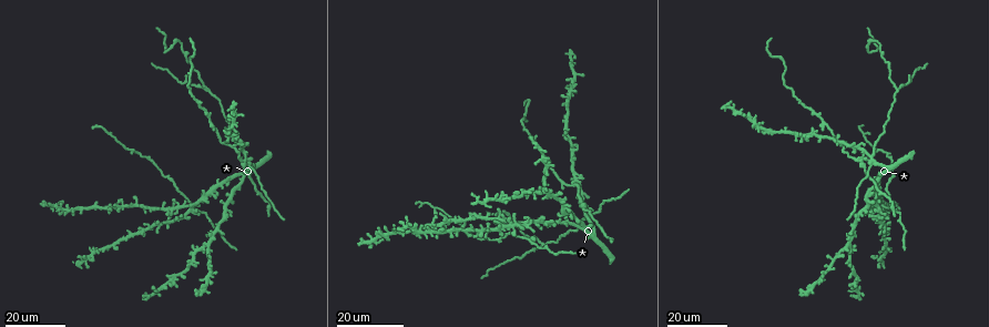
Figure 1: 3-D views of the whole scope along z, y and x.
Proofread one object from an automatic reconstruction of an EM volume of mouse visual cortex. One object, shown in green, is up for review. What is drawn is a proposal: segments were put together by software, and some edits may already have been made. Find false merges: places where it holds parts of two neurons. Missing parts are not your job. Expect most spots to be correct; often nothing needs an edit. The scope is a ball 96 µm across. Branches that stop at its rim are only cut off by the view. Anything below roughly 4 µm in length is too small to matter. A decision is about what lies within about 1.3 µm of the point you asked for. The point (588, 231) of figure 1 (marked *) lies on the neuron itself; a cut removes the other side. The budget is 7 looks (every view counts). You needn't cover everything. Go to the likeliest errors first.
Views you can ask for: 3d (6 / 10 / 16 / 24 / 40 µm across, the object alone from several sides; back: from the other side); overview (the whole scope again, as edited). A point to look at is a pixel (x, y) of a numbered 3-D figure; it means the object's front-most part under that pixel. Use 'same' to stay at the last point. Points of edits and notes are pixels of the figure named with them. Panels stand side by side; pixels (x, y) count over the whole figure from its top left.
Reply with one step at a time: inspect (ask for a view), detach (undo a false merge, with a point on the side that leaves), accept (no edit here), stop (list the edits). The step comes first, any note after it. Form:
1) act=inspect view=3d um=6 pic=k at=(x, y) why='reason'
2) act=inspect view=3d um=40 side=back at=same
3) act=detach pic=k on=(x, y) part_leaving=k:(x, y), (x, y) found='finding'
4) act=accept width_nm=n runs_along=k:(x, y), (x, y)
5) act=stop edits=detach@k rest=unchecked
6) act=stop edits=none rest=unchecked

act=inspect view=3d um=16 pic=1 at=(242, 161) why='looks like a crossing'

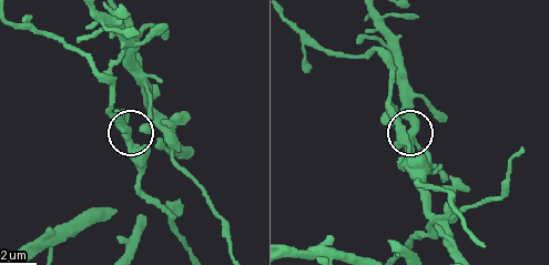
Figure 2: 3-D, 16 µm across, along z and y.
act=inspect view=3d um=10 pic=2 at=(406, 150) why='closer look'

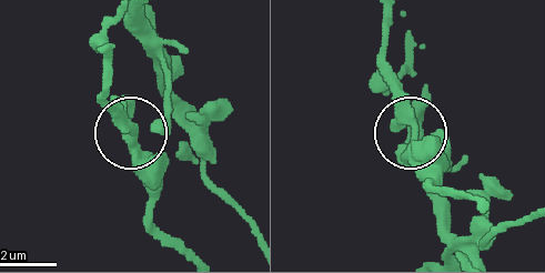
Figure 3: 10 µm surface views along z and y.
act=accept found='continuous, no second neuron'

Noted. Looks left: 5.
act=inspect view=3d um=16 pic=1 at=(872, 160) why='looks like a crossing'

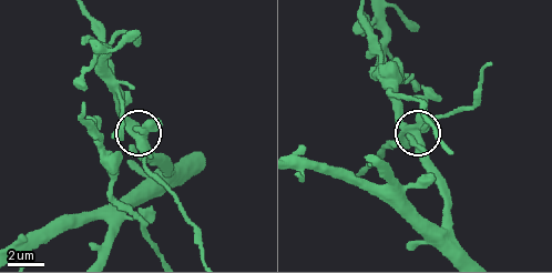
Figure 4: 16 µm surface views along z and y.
act=inspect view=3d um=10 pic=4 at=(415, 126) why='zoom in'

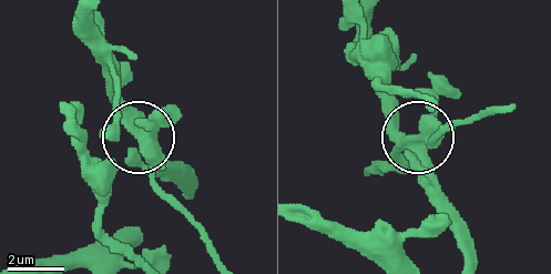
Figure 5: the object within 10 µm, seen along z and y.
act=accept runs_along=5:(467, 252), (455, 216), (434, 188), (419, 140), (450, 131) found='continuous, no second neuron'

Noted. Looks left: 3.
act=inspect view=3d um=24 pic=1 at=(209, 92) why='three-way junction'

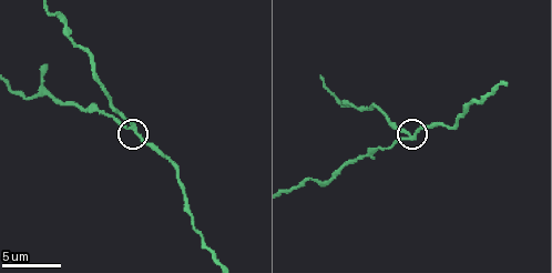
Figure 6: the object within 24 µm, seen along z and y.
act=inspect view=3d um=6 pic=6 at=(130, 125)

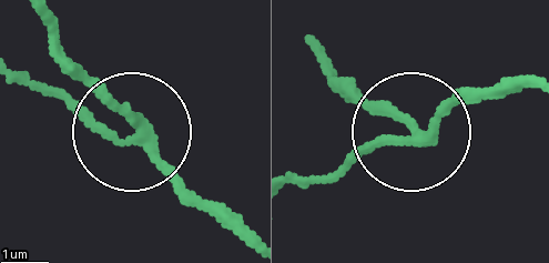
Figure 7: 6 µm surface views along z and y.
act=accept arms=3 runs_along=7:(524, 81), (464, 97), (416, 132), (301, 184) found='all the same neuron'

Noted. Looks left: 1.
act=stop edits=none rest=unchecked

